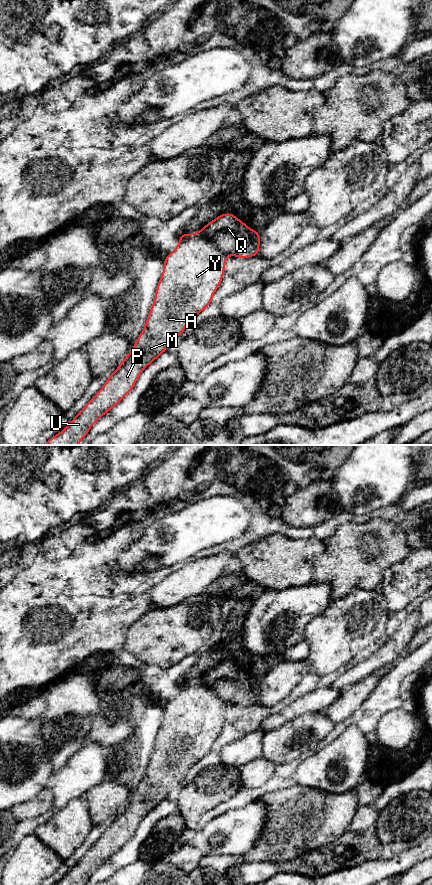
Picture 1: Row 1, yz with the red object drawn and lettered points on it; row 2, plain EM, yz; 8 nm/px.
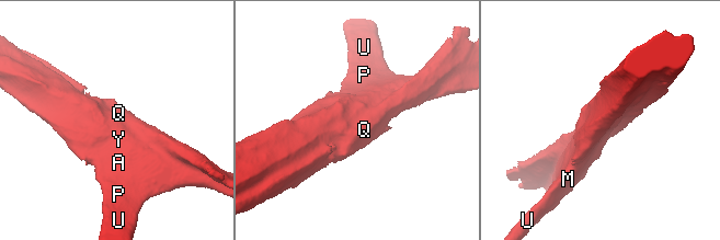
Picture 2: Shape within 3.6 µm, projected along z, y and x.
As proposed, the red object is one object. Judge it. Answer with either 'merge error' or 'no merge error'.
merge error

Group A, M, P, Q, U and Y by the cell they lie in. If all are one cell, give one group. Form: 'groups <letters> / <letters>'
groups A M P U Y / Q

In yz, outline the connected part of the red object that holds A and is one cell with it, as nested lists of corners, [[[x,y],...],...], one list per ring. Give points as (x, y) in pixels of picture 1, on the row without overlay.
[[[200,679],[180,683],[179,692],[164,707],[163,721],[157,733],[153,753],[131,800],[65,877],[53,885],[85,885],[97,868],[133,837],[141,820],[167,798],[171,789],[181,783],[193,765],[210,753],[223,727],[226,706],[227,703]]]

